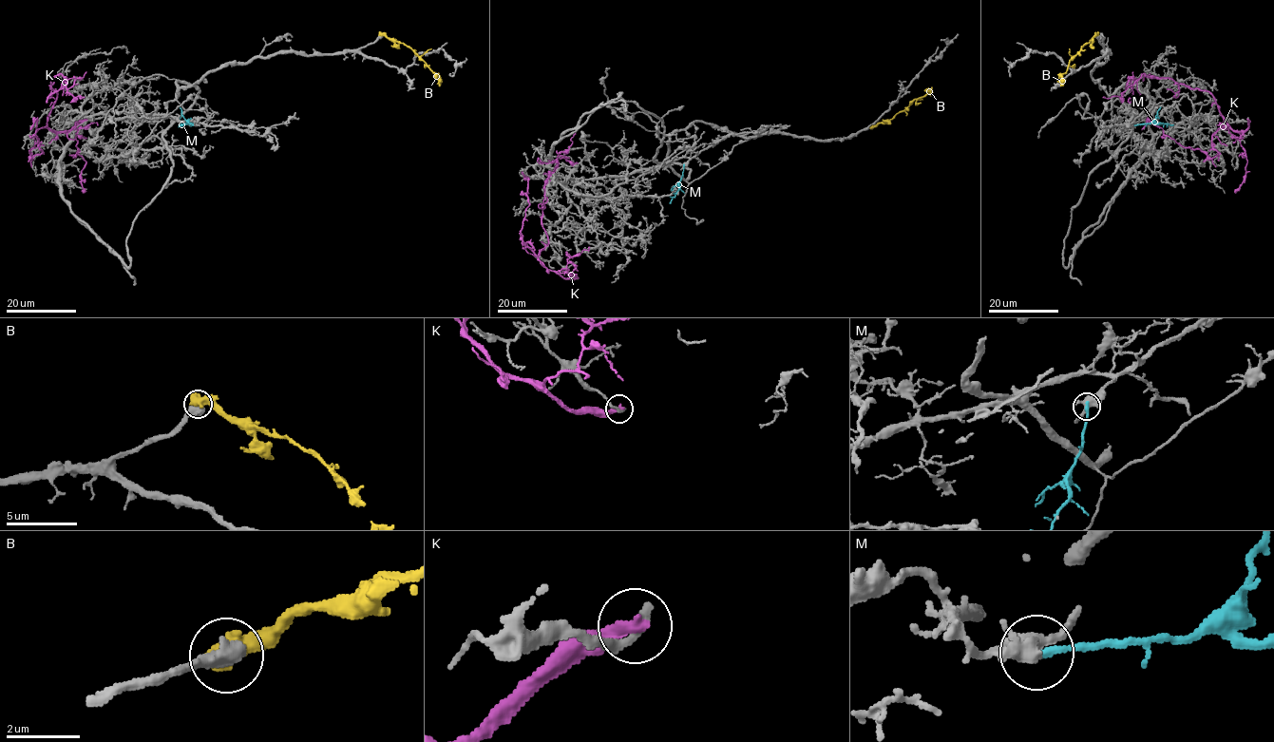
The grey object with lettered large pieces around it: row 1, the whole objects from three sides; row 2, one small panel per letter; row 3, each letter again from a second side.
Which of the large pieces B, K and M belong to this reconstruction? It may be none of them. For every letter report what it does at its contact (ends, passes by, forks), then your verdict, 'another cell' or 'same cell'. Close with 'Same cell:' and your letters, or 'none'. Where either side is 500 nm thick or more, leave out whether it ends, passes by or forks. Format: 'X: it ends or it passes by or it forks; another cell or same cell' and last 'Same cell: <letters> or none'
B: same cell
K: it ends; another cell
M: it ends; another cell
Same cell: B

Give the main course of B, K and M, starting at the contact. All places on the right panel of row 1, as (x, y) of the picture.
B: (1097, 34), (1070, 61), (1062, 75), (1063, 85)
K: (1247, 119), (1245, 130), (1235, 131), (1208, 92), (1170, 79), (1143, 74), (1120, 97), (1103, 96)
M: (1135, 124), (1173, 124)

